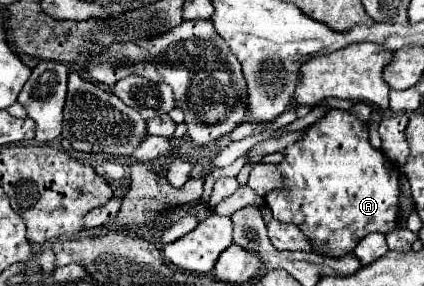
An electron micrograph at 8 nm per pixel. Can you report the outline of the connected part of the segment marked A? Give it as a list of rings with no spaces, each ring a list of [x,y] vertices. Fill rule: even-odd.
[[[328,109],[322,119],[318,119],[304,131],[302,139],[284,149],[284,159],[278,163],[278,167],[288,187],[284,187],[284,191],[272,191],[272,195],[266,195],[266,205],[272,209],[278,221],[308,227],[302,229],[302,233],[314,243],[320,253],[340,257],[352,253],[364,235],[372,231],[390,233],[392,229],[396,229],[400,171],[390,159],[384,157],[380,149],[374,149],[370,145],[368,125],[360,121],[352,111]]]

